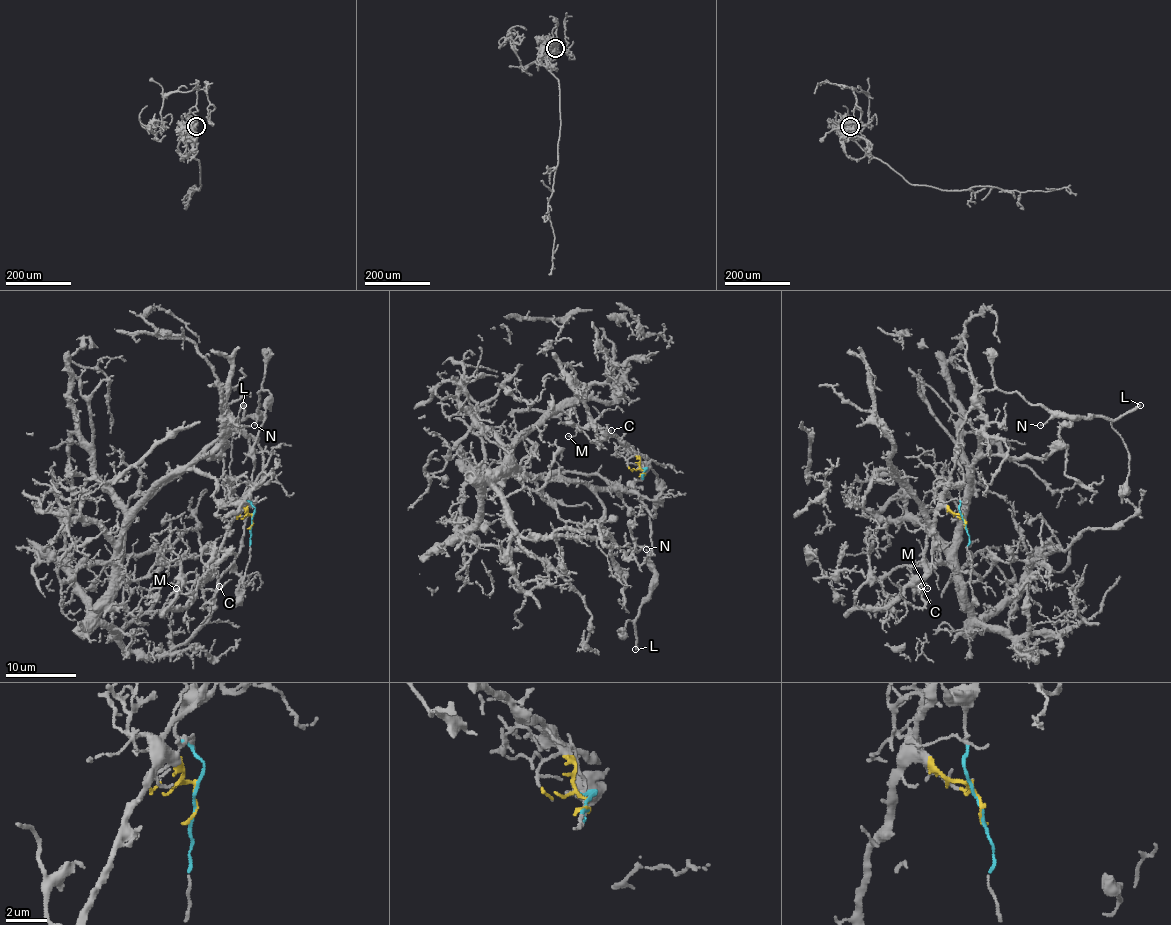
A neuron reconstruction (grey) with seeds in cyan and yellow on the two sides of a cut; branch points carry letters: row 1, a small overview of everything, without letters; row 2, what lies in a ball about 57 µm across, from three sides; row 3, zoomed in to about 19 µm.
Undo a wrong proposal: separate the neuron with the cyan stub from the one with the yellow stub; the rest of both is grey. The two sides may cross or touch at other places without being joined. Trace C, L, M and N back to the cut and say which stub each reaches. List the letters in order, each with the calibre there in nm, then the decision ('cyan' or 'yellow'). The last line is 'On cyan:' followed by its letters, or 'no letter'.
C: 110 nm | yellow
L: 220 nm | cyan
M: 90 nm | yellow
N: 90 nm | cyan
On cyan: L, N

